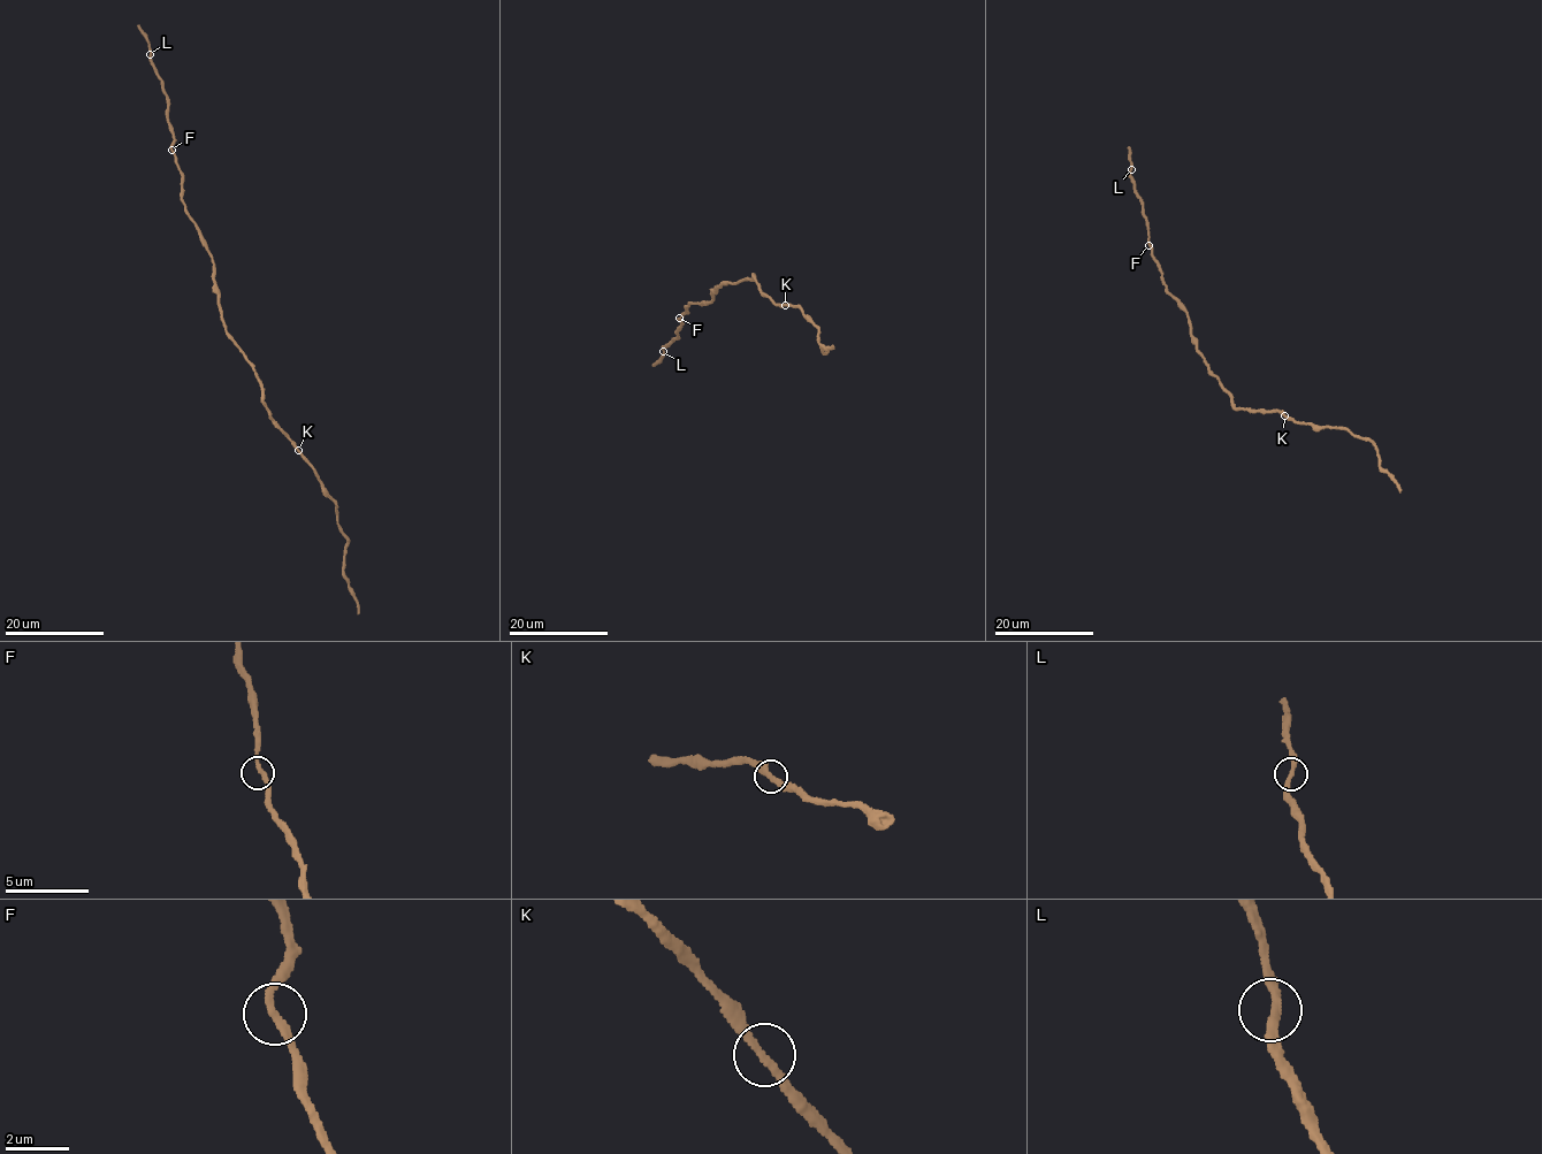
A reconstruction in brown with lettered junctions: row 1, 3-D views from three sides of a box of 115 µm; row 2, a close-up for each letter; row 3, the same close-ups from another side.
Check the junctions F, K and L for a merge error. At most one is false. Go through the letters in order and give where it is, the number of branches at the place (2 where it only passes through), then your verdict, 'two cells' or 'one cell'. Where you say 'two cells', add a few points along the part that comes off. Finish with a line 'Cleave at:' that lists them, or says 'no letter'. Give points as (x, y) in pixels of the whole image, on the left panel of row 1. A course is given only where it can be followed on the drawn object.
F: (172, 150) | 2 | one cell
K: (298, 450) | 2 | one cell
L: (150, 54) | 2 | one cell
Cleave at: no letter

